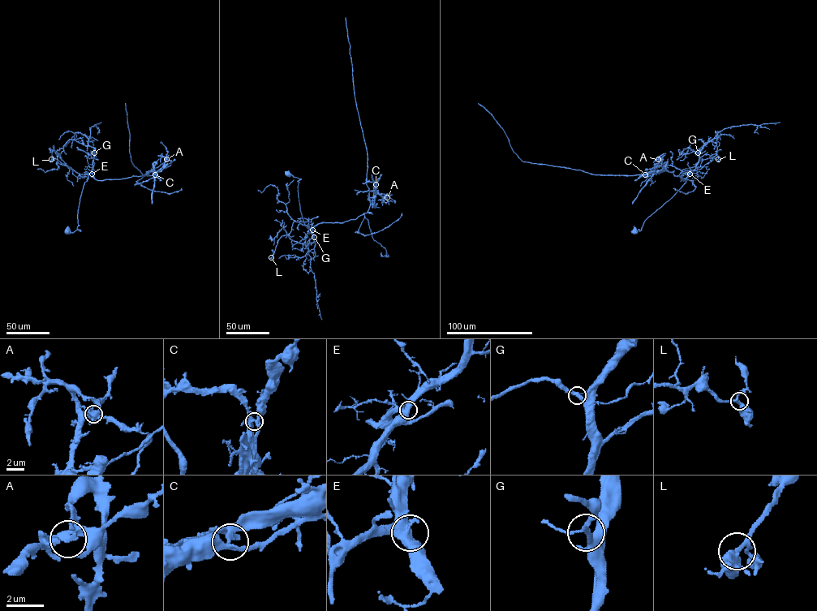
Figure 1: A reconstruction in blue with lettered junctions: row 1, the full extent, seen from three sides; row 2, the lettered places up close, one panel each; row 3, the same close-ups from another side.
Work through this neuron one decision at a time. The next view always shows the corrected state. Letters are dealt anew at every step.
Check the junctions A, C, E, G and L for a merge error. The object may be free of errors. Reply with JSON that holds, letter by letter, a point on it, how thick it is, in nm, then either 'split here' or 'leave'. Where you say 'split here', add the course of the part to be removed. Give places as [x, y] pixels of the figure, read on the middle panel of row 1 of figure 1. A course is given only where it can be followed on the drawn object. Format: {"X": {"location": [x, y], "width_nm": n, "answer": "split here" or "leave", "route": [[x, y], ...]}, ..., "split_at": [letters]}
{"A": {"location": [387, 197], "width_nm": 240, "answer": "leave"}, "C": {"location": [376, 184], "width_nm": 260, "answer": "split here", "route": [[376, 184], [376, 193], [371, 172]]}, "E": {"location": [312, 230], "width_nm": 500, "answer": "leave"}, "G": {"location": [314, 237], "width_nm": 260, "answer": "leave"}, "L": {"location": [271, 257], "width_nm": 280, "answer": "leave"}, "split_at": ["C"]}

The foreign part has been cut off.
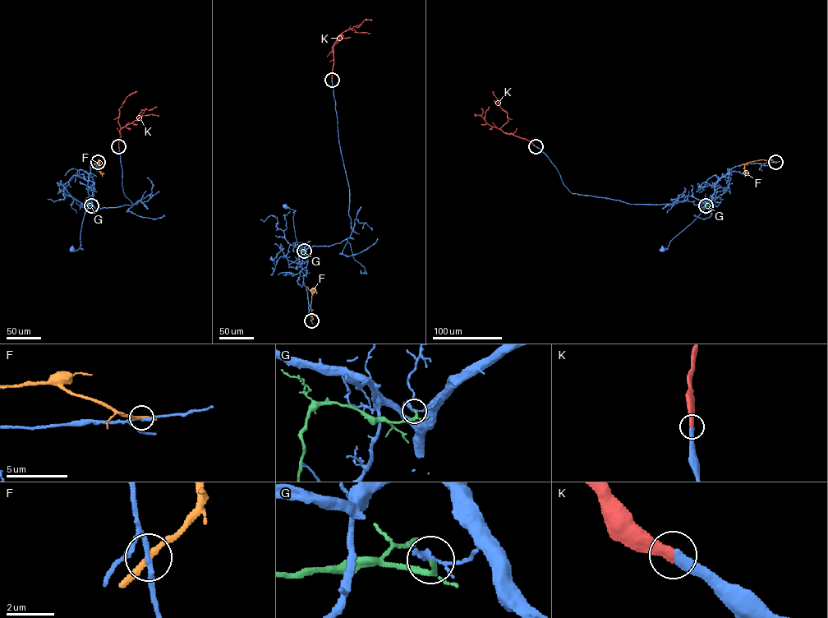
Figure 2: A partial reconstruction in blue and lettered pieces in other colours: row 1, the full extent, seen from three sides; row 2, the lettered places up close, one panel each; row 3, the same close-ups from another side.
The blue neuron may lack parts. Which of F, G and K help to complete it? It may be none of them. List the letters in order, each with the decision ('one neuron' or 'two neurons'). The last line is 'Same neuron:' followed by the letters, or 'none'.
F: two neurons
G: two neurons
K: one neuron
Same neuron: K

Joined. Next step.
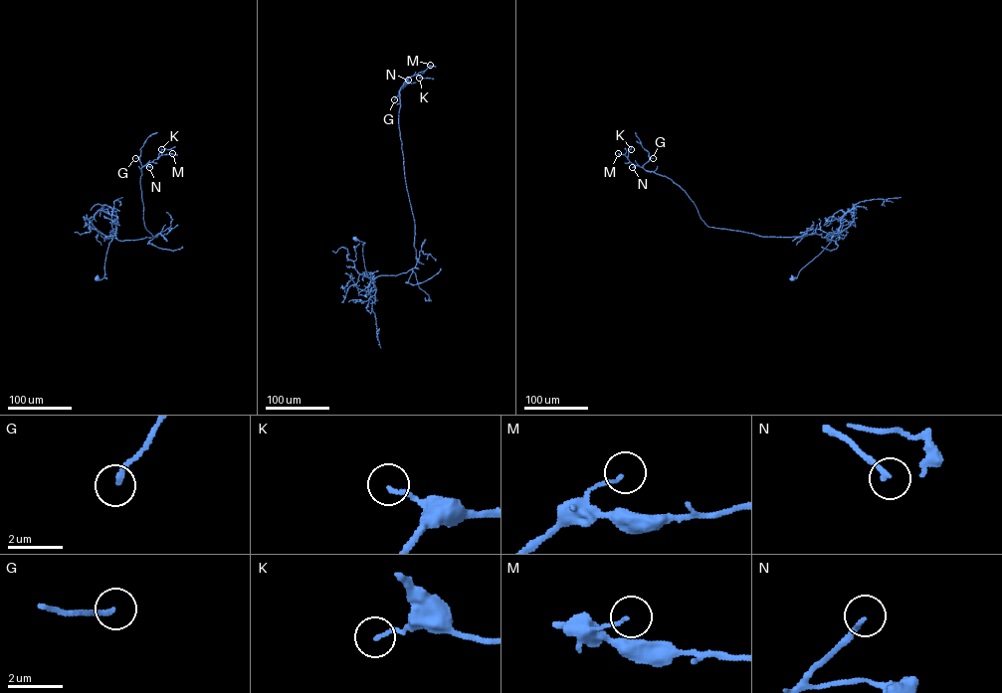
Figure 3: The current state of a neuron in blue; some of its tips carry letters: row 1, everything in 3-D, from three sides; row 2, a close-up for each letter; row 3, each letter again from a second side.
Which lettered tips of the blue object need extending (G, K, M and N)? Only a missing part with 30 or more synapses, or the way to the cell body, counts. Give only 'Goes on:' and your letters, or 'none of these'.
Goes on: N

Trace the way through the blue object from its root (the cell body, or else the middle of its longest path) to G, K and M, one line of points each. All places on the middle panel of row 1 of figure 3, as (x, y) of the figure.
G: (355, 239), (365, 243), (364, 266), (373, 280), (406, 272), (416, 264), (399, 126), (400, 89), (394, 99)
K: (355, 239), (365, 243), (364, 266), (373, 280), (416, 264), (398, 117), (400, 87), (419, 78)
M: (355, 239), (365, 243), (364, 266), (373, 280), (406, 272), (416, 264), (399, 90), (430, 65)

